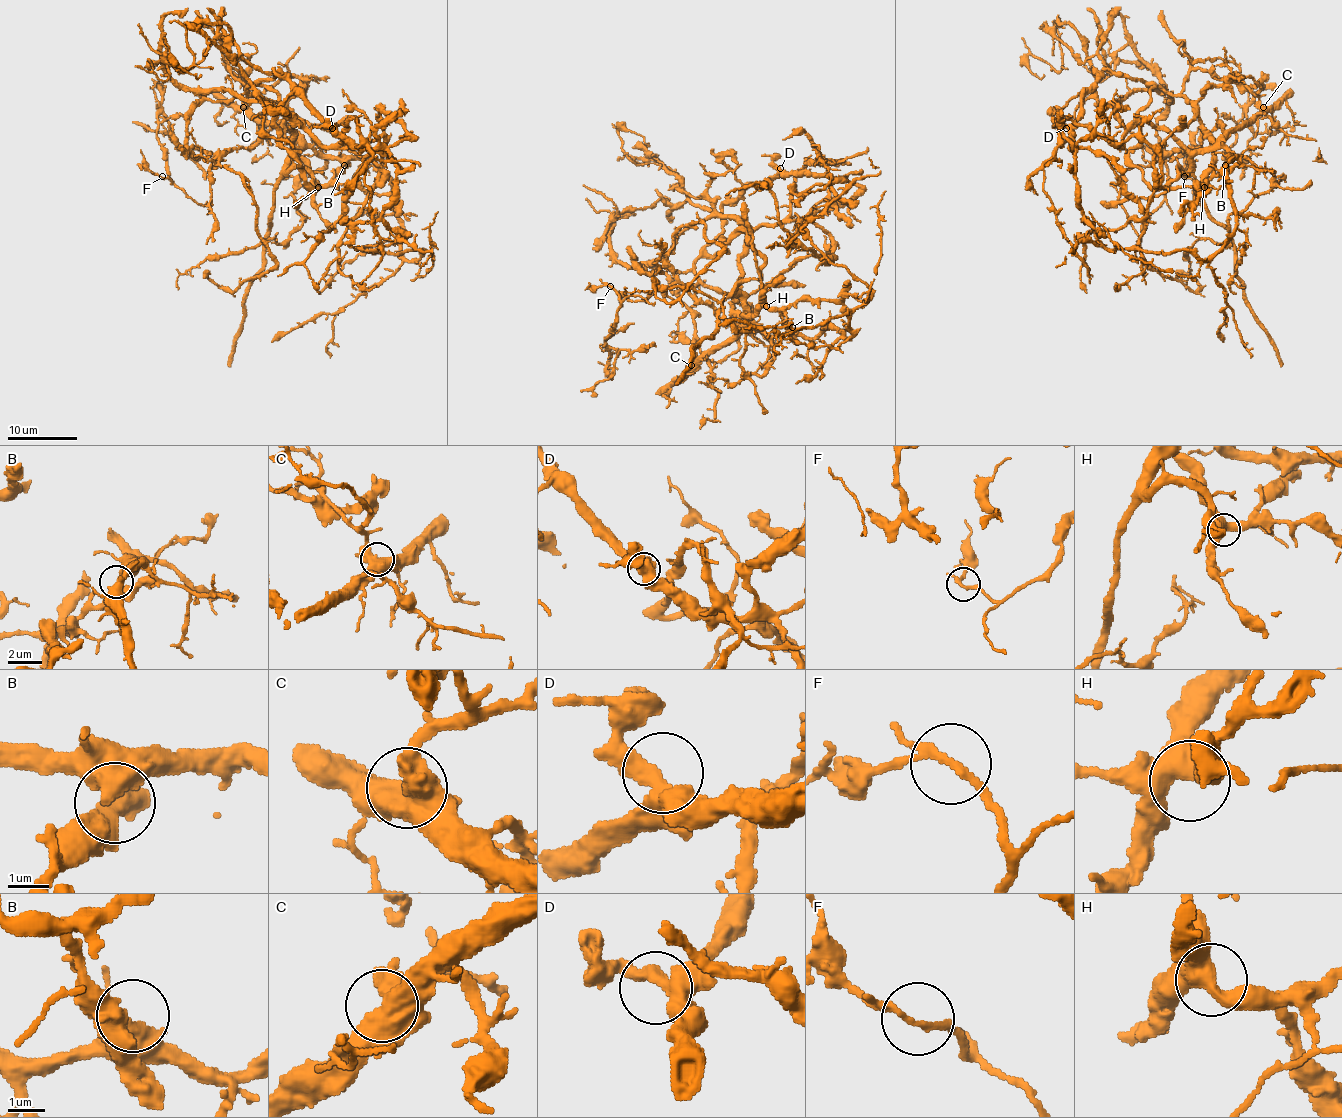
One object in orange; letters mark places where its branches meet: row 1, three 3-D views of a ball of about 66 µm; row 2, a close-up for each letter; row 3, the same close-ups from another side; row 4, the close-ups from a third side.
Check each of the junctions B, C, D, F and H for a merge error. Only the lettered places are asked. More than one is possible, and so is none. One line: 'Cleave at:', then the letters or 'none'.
Cleave at: none

